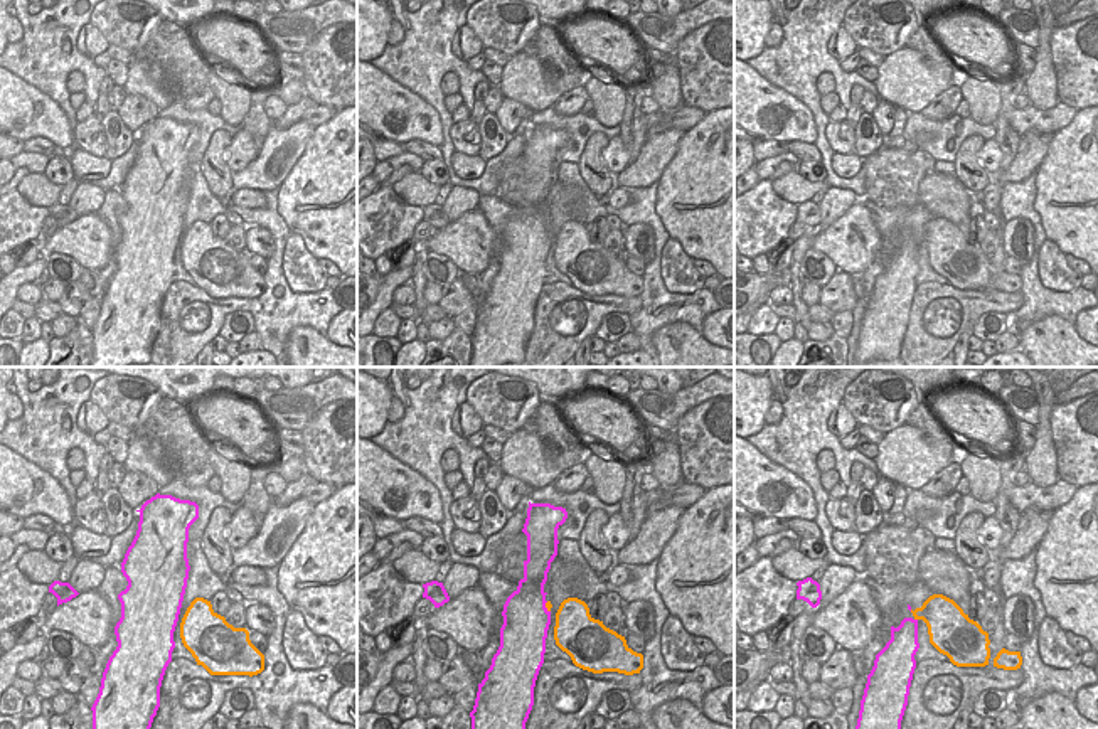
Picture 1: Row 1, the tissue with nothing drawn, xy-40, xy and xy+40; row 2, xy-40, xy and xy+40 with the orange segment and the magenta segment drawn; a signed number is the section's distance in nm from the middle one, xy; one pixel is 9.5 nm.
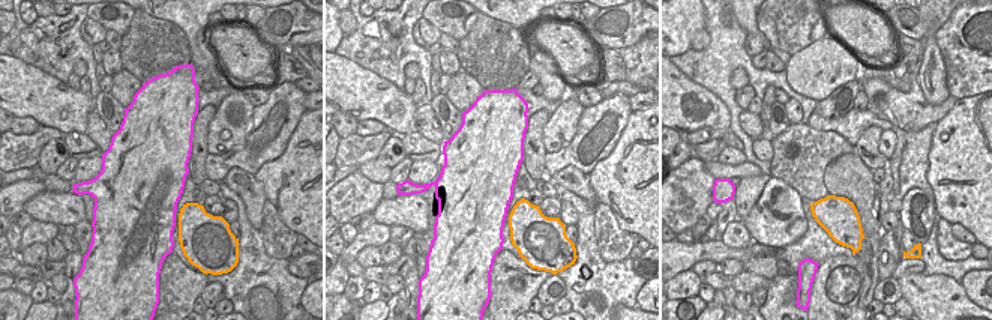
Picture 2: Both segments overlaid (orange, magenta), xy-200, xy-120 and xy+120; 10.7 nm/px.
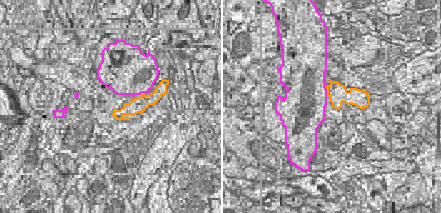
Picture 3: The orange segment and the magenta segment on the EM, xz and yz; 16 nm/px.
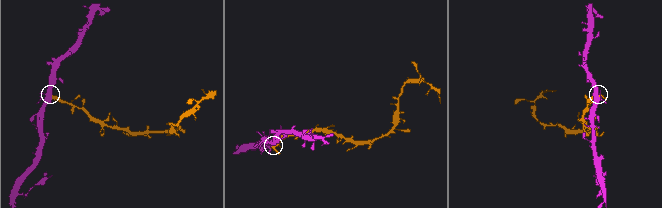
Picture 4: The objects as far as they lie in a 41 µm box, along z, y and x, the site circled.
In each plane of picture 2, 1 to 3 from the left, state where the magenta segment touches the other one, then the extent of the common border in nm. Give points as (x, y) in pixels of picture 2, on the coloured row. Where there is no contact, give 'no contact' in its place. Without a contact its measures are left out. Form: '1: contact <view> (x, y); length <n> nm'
1: no contact
2: no contact
3: no contact

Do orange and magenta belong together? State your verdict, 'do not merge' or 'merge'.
do not merge

